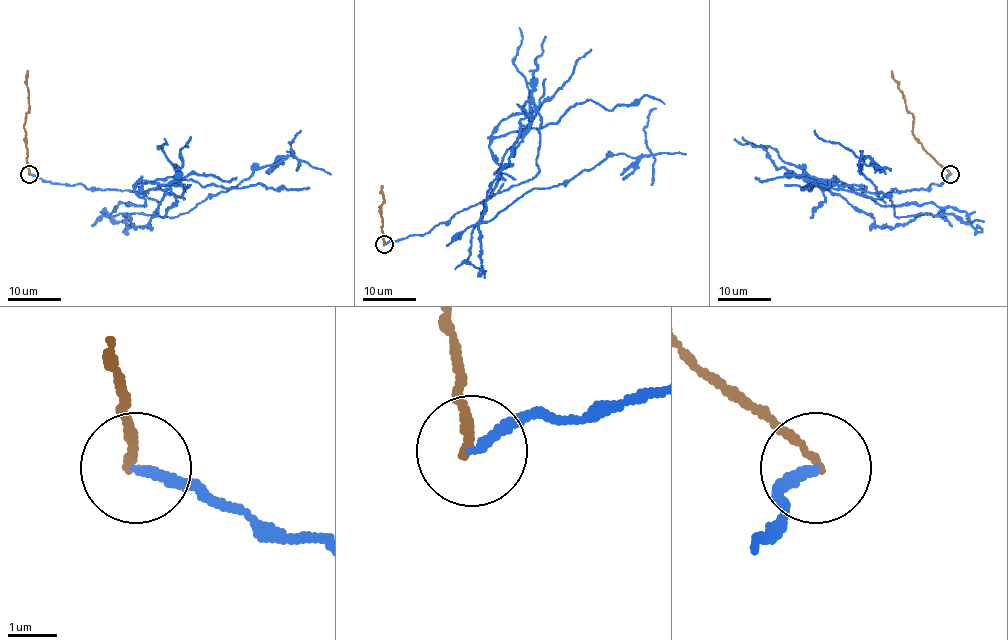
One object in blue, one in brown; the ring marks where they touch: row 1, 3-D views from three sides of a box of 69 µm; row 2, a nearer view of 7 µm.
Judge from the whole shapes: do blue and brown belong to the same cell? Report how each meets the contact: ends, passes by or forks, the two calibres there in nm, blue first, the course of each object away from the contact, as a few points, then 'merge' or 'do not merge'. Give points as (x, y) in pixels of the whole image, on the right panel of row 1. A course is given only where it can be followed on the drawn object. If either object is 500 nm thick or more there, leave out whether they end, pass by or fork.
blue ends there; brown ends there; 200 nm thick on the blue side, 180 nm on the other; blue runs (950, 173), (877, 199), (807, 181), (878, 226), (927, 213), (897, 217), (861, 156), (815, 130); brown runs (950, 173), (914, 136), (913, 115), (906, 108), (904, 94), (892, 70); do not merge

